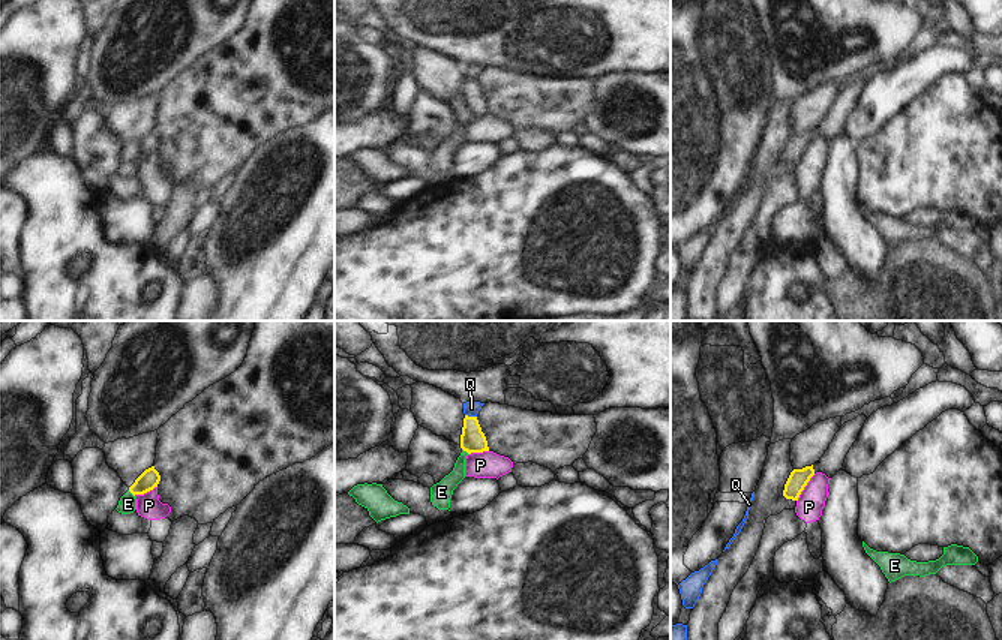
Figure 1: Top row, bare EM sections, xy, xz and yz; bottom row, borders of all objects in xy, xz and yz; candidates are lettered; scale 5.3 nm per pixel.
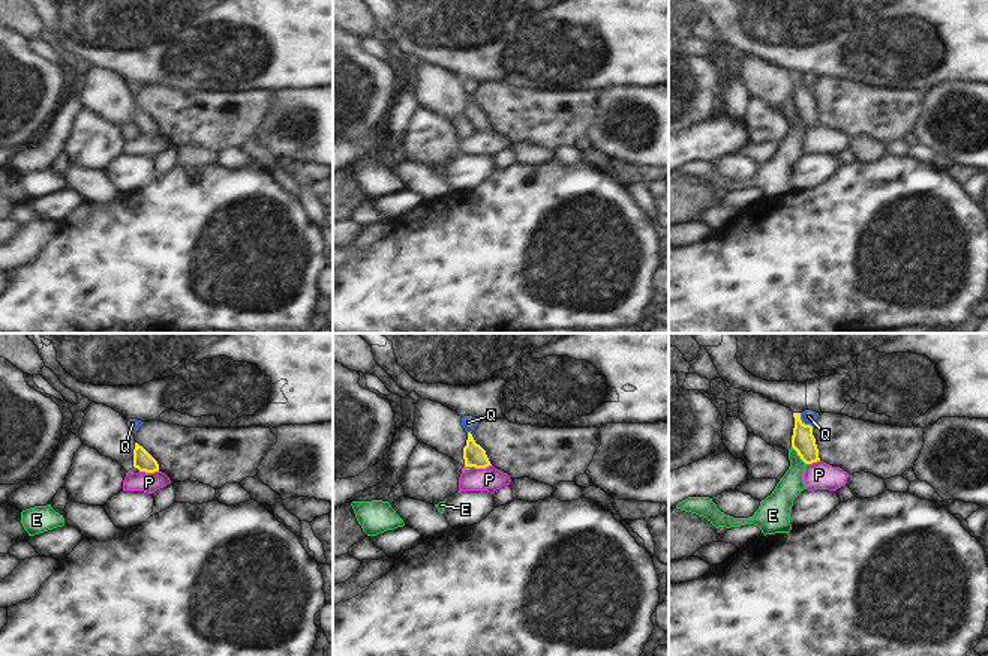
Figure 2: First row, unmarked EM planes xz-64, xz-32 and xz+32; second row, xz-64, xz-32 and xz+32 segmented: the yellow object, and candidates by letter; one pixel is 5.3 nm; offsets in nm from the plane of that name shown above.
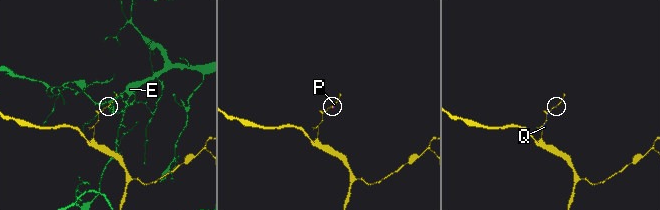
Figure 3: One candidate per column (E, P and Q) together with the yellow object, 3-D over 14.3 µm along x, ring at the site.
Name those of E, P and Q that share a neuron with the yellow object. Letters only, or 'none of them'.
none of them

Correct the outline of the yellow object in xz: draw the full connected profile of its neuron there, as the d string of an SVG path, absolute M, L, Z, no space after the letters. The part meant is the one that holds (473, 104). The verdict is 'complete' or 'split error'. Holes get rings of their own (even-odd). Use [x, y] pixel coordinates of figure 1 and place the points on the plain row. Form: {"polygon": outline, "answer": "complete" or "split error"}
{"polygon": "M465 79L460 99L460 112L468 118L489 115L486 100L482 96L477 81Z", "answer": "complete"}

